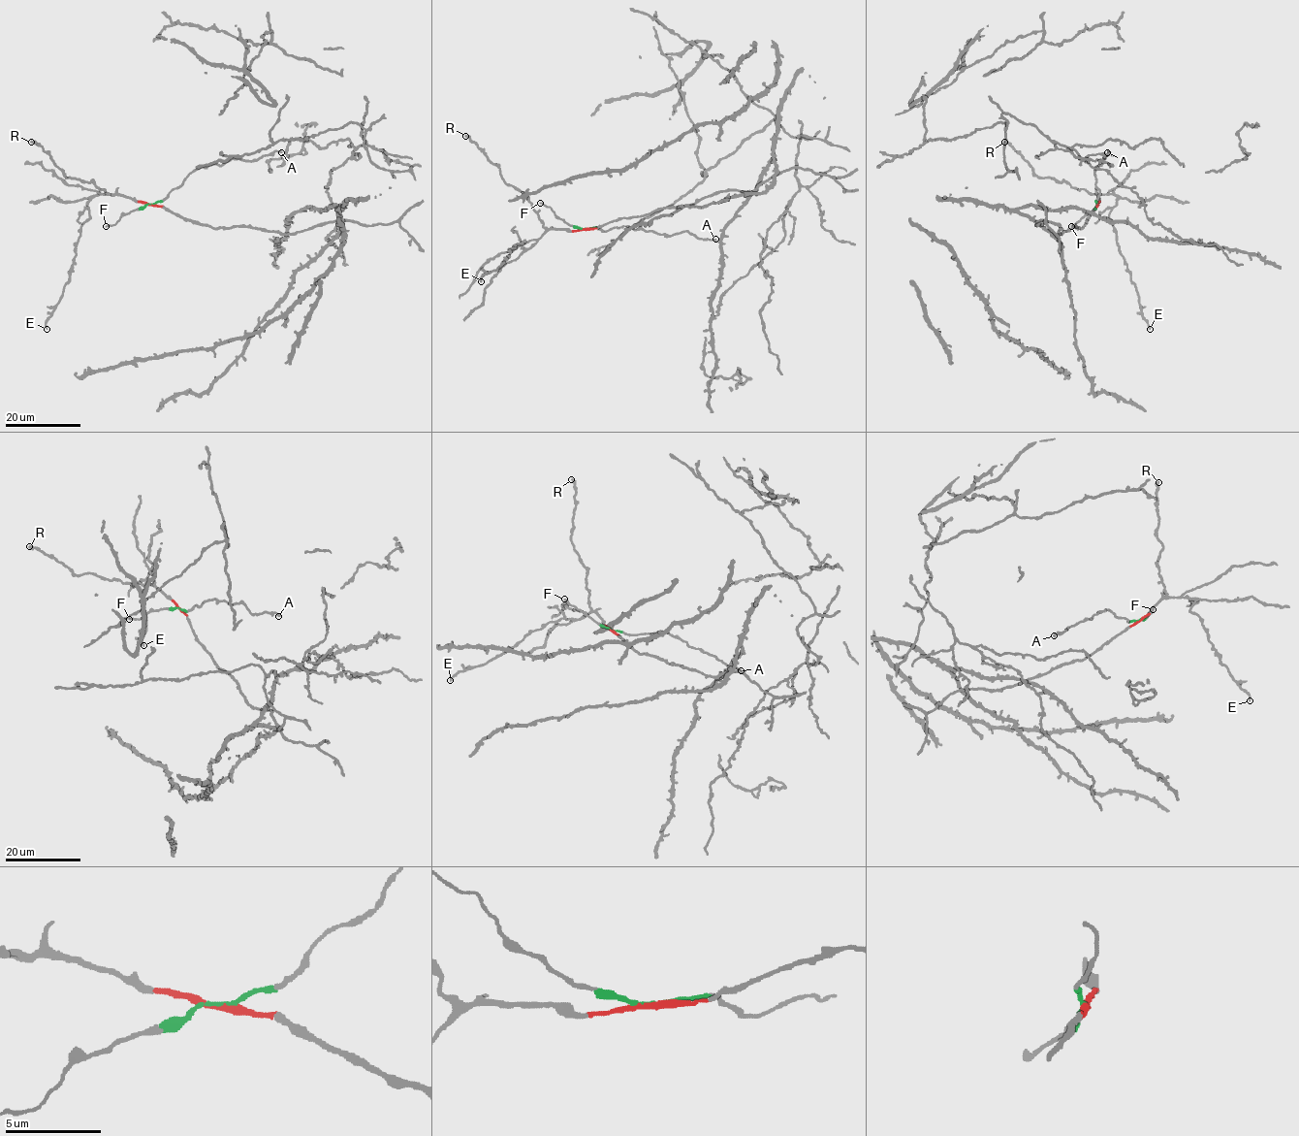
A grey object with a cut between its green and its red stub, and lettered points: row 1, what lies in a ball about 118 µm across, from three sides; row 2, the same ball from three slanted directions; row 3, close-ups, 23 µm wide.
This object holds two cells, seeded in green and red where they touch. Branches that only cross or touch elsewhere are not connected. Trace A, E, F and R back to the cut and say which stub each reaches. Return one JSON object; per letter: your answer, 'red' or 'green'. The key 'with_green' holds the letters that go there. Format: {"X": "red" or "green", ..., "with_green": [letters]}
{"A": "green", "E": "red", "F": "green", "R": "red", "with_green": ["A", "F"]}

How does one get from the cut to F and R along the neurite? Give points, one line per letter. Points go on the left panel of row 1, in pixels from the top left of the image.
F: (149, 204), (124, 213), (114, 224), (105, 226)
R: (149, 204), (108, 194), (92, 181), (66, 178), (51, 157), (40, 146), (30, 142)

